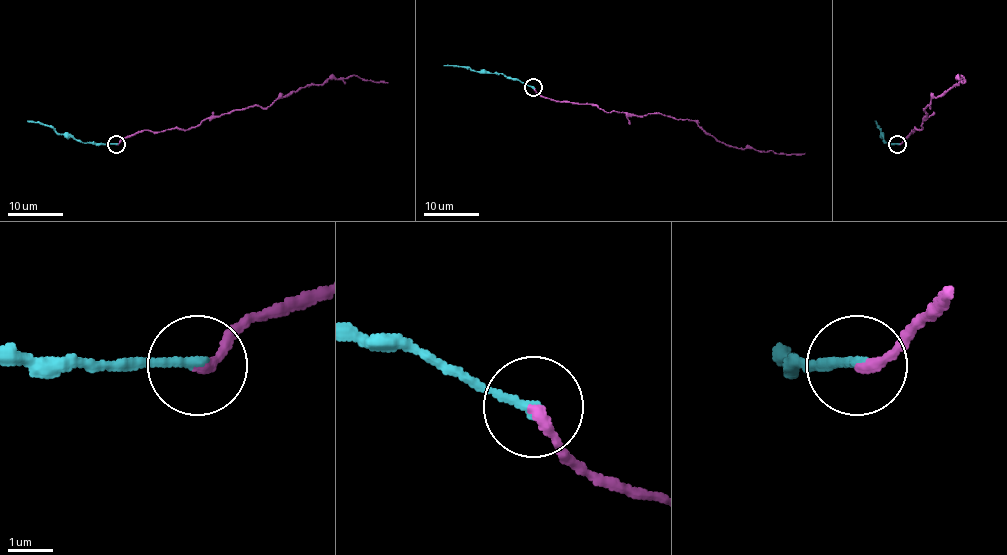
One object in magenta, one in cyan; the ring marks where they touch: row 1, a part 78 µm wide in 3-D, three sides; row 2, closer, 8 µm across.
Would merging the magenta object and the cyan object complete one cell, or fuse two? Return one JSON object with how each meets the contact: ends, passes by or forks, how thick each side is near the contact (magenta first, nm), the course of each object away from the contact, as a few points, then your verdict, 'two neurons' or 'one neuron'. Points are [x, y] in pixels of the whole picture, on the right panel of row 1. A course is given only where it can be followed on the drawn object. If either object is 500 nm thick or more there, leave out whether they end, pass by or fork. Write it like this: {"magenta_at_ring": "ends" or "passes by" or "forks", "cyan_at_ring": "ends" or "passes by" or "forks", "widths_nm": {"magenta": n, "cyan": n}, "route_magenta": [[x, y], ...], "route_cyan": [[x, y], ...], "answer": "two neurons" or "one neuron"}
{"magenta_at_ring": "ends", "cyan_at_ring": "ends", "widths_nm": {"magenta": 240, "cyan": 240}, "route_magenta": [[898, 143], [911, 130], [922, 127], [924, 109], [929, 108], [932, 98], [958, 84], [961, 75], [964, 83]], "route_cyan": [[898, 143], [884, 142], [876, 120]], "answer": "two neurons"}

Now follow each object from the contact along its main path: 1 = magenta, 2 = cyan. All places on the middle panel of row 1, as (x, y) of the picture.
1: (533, 87), (554, 101), (687, 119), (739, 148), (805, 153)
2: (533, 87), (497, 73), (444, 65)

